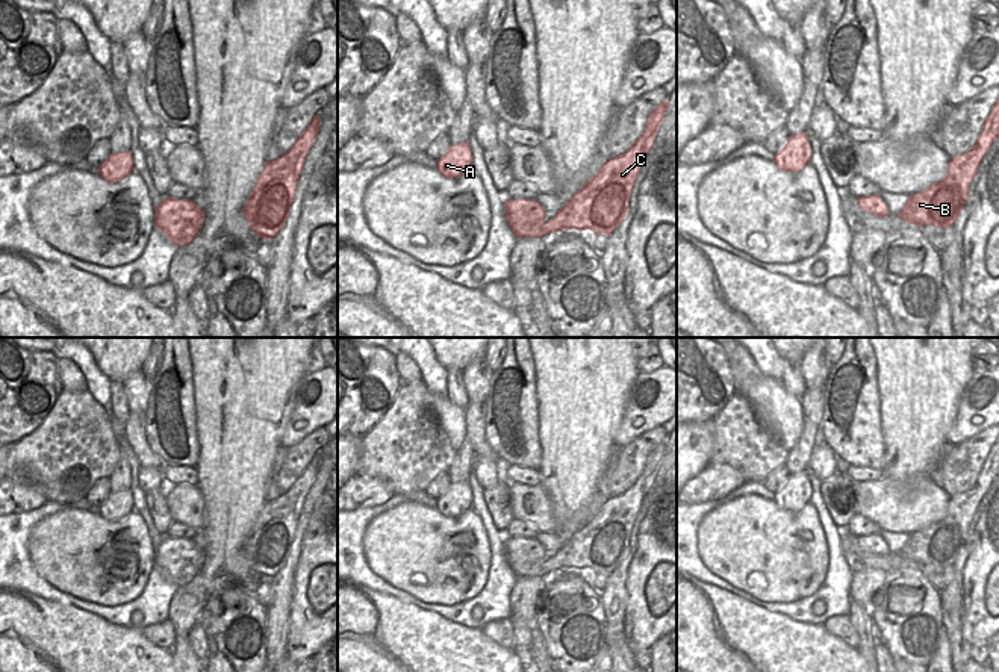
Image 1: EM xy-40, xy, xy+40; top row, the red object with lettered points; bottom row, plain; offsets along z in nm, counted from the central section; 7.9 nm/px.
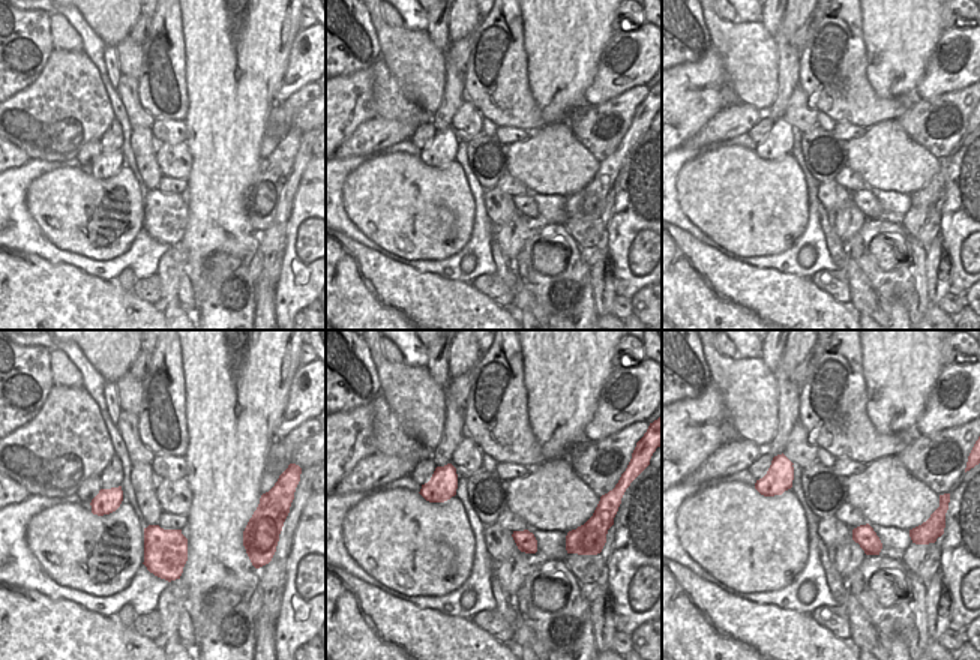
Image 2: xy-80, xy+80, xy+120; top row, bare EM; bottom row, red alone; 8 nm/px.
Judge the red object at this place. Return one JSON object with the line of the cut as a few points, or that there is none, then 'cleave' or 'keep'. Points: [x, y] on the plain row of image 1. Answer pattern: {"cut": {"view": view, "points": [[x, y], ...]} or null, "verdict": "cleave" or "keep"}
{"cut": {"view": "xy", "points": [[545, 562], [544, 572]]}, "verdict": "cleave"}

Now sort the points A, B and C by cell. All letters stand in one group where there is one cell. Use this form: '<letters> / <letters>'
A / B C

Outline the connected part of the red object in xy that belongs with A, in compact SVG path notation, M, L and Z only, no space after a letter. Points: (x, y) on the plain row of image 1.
M469 480L450 484L448 490L436 499L436 509L447 518L457 518L472 507Z

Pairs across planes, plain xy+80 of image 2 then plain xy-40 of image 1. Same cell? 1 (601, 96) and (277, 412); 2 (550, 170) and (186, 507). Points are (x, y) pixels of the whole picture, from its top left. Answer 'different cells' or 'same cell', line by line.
1: different cells
2: same cell

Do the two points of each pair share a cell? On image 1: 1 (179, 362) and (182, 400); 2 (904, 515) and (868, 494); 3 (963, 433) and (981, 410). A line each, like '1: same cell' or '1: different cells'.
1: same cell
2: same cell
3: same cell

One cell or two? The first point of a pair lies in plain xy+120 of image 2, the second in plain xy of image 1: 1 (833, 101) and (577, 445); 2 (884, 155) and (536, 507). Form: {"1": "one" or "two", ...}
{"1": "two", "2": "one"}

